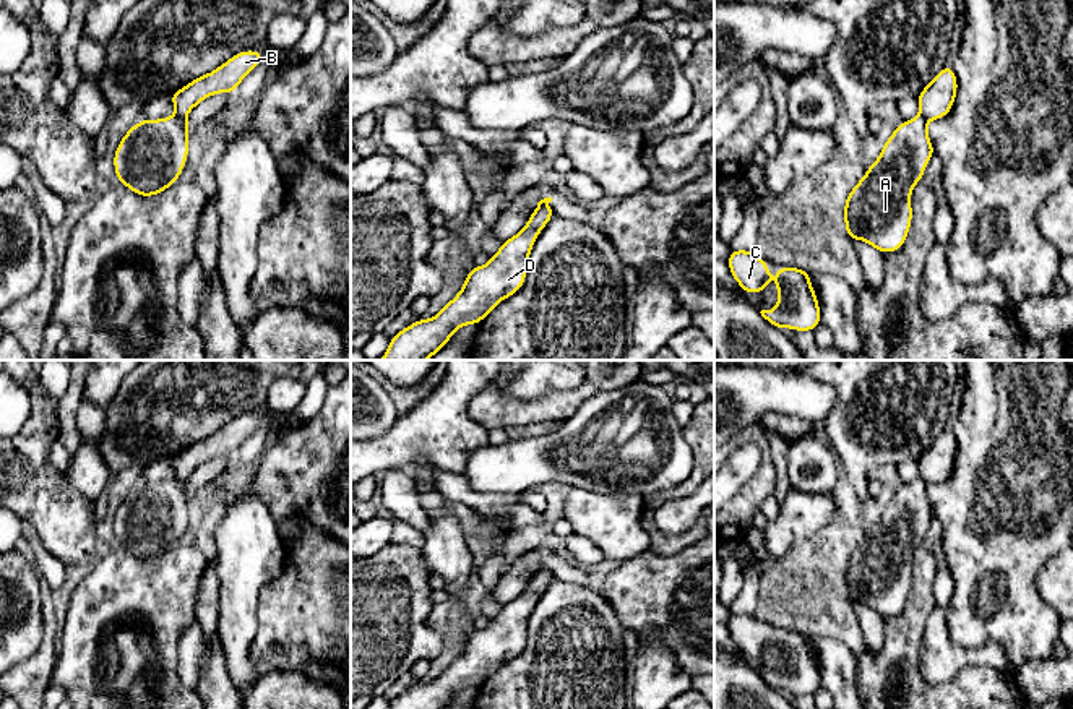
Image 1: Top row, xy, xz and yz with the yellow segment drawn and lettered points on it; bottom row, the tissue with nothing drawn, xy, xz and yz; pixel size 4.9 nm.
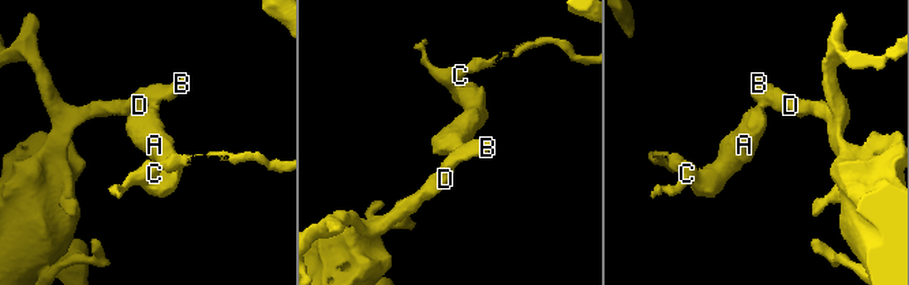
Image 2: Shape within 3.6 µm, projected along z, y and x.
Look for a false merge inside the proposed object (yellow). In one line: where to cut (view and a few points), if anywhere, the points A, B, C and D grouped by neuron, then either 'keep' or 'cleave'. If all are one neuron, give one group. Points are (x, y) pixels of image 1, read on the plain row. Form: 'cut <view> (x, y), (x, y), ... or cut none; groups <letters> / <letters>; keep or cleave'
cut xy (176, 477), (184, 481); groups A C / B D; cleave

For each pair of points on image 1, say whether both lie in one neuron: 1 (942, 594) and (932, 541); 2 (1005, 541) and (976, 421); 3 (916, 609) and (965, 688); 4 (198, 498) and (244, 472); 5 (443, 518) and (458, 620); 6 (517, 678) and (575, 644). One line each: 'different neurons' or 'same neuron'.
1: same neuron
2: same neuron
3: same neuron
4: same neuron
5: same neuron
6: same neuron

